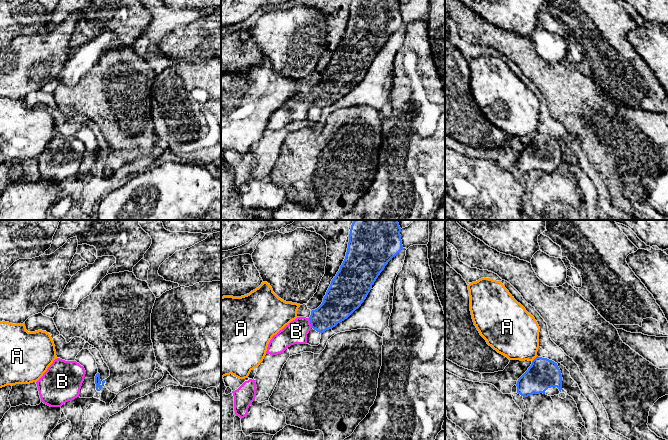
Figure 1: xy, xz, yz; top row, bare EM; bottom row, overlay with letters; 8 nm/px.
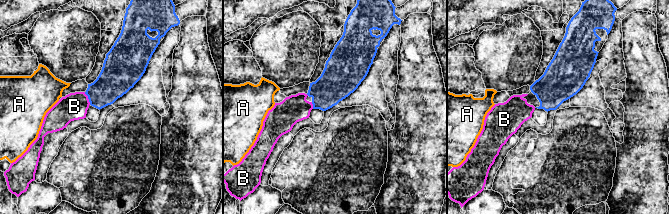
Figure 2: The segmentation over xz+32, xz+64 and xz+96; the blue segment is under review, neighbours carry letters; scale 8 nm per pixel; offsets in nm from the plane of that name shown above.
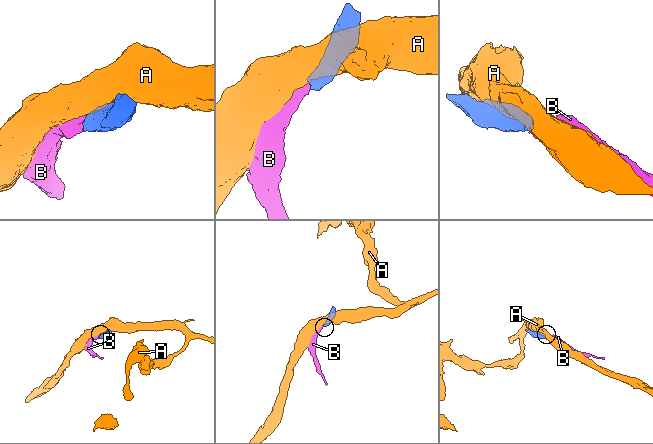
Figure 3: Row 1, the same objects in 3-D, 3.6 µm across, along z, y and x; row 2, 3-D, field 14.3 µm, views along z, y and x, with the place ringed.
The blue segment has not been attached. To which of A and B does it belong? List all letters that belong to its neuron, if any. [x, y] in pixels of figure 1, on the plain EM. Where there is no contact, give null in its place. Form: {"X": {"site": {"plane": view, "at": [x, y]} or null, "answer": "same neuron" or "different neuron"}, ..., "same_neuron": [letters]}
{"A": {"site": {"plane": "yz", "at": [534, 135]}, "answer": "different neuron"}, "B": {"site": {"plane": "xz", "at": [310, 99]}, "answer": "same neuron"}, "same_neuron": ["B"]}

